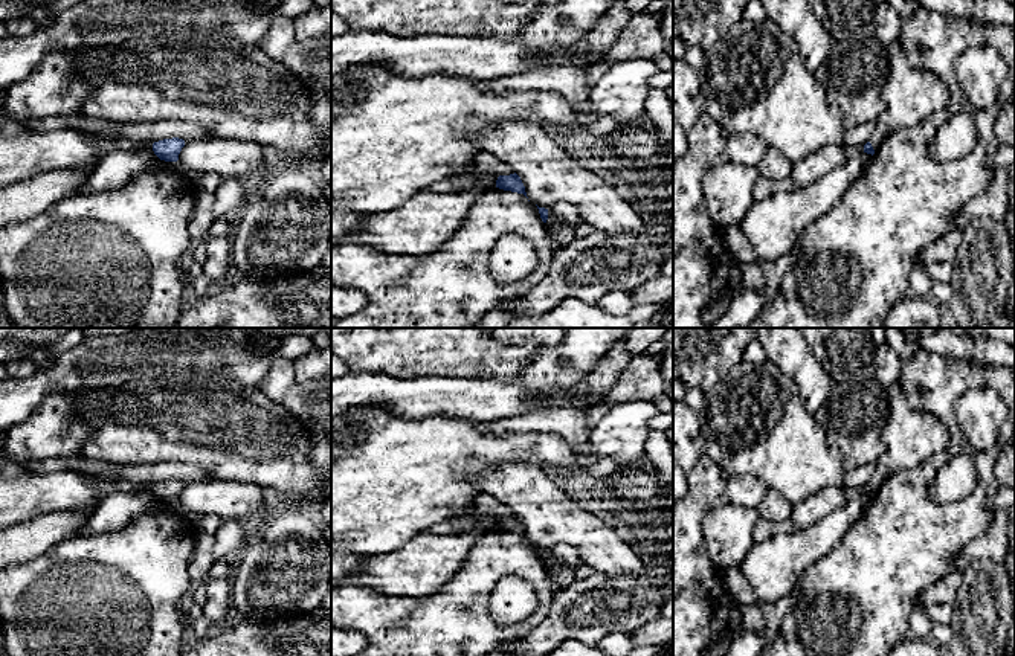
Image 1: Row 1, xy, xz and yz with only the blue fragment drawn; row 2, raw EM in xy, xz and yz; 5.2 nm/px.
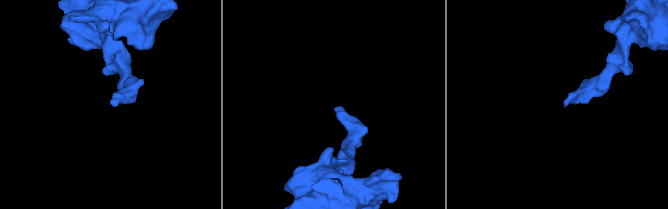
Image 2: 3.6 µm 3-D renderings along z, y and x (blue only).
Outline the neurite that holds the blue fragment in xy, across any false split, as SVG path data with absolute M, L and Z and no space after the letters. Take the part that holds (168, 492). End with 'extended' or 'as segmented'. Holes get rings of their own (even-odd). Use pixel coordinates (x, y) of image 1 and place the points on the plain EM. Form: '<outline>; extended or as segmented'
M179 479L163 481L153 485L154 496L165 503L177 503L185 482Z; as segmented

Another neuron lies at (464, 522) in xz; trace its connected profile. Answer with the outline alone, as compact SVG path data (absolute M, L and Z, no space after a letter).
M475 502L469 505L461 514L456 514L450 519L453 526L456 528L456 534L469 534L478 531L479 528L495 529L498 517L475 517Z

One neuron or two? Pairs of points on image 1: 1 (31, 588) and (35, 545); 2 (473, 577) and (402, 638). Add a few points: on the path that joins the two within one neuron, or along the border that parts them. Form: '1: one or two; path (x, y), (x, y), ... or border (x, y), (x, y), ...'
1: two; border (64, 539), (37, 557), (16, 565)
2: one; path (455, 595), (420, 630)

